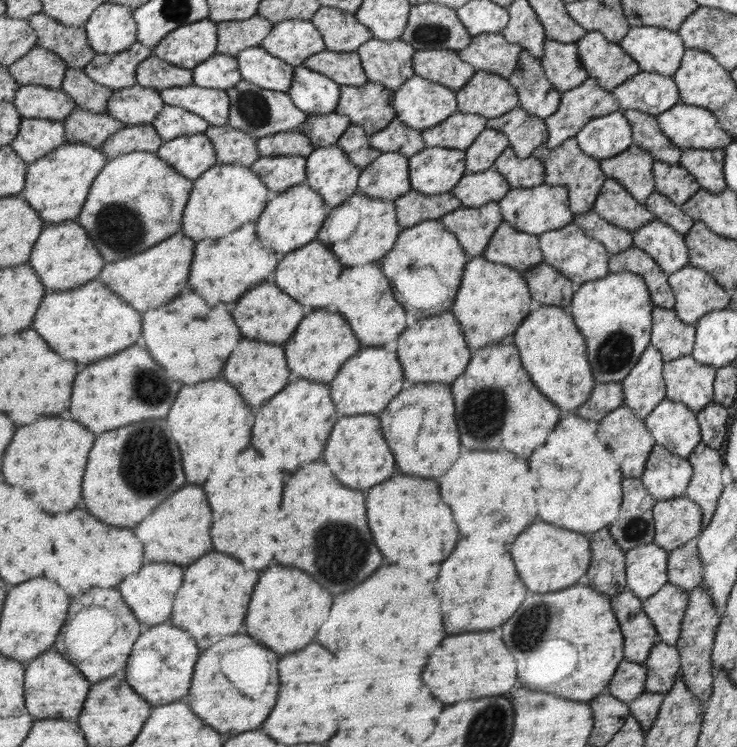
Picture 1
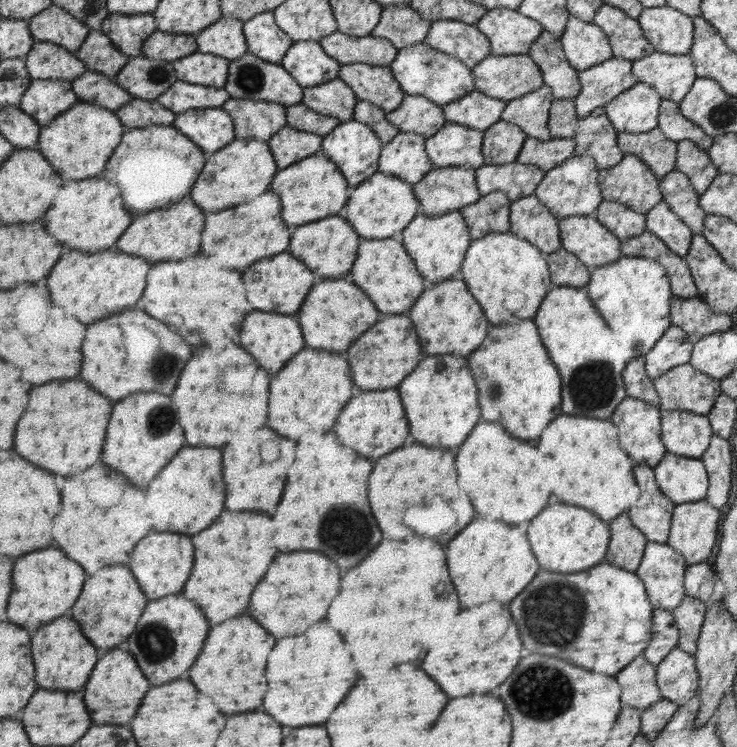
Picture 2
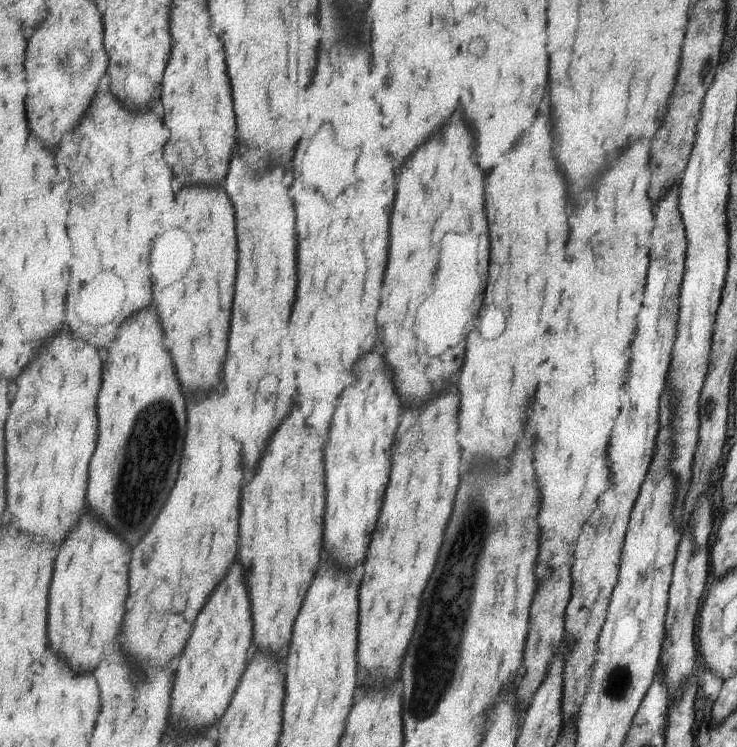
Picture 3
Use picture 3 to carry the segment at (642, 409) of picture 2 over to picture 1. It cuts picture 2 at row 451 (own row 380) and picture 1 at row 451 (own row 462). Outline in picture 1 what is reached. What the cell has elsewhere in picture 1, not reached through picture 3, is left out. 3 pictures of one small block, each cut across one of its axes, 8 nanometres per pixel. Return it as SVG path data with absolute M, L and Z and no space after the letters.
M625 404L617 408L617 410L610 412L599 423L599 438L601 438L601 442L607 444L609 451L619 460L621 468L625 470L625 476L627 478L640 479L640 476L644 472L645 461L648 460L653 446L656 445L647 424L643 419L638 419L633 414L633 411Z

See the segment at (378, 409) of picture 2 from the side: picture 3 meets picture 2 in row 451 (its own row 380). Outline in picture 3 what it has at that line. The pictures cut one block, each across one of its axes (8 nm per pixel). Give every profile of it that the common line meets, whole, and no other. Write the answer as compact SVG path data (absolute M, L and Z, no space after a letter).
M371 350L357 362L357 382L341 394L341 406L333 418L327 444L327 490L329 506L325 518L327 550L335 562L355 568L365 554L375 532L375 524L383 506L383 496L391 472L391 448L399 426L403 404L393 386L391 370L385 362L385 350Z

